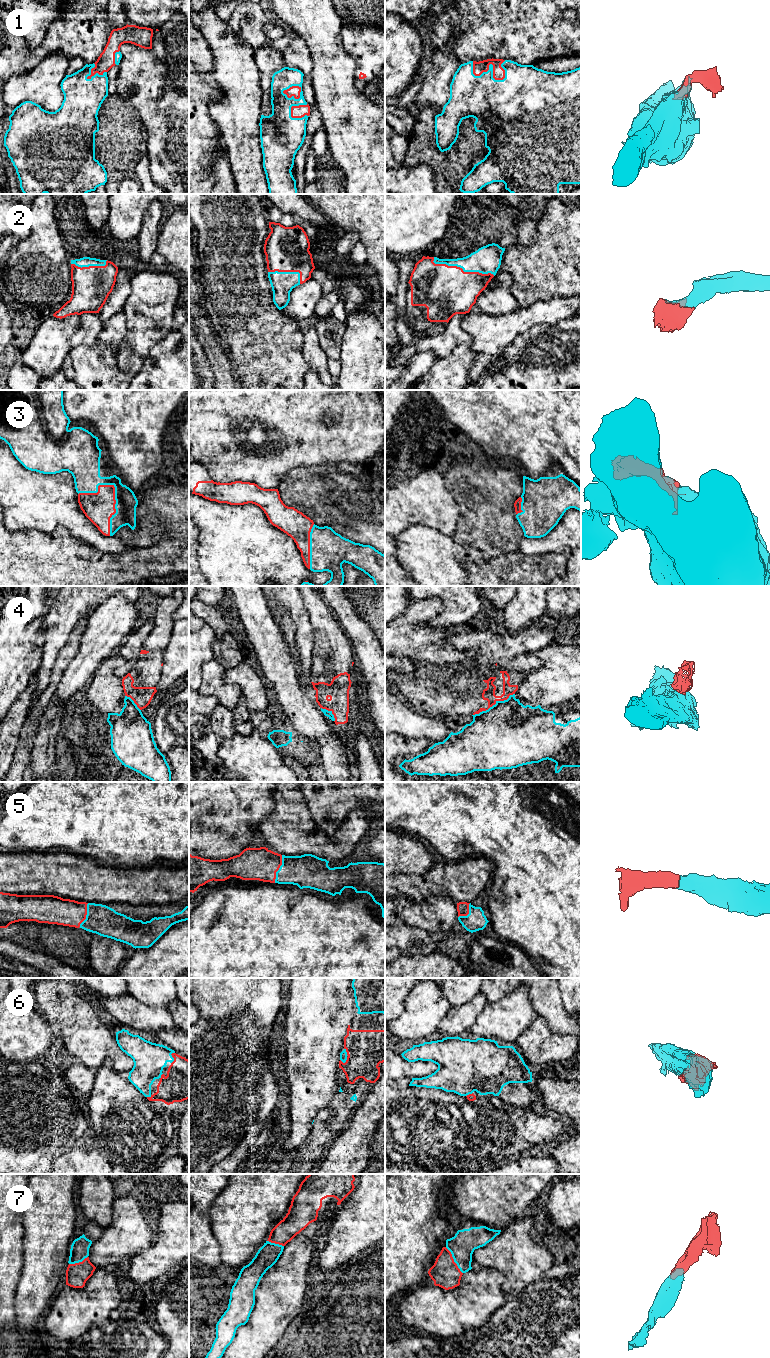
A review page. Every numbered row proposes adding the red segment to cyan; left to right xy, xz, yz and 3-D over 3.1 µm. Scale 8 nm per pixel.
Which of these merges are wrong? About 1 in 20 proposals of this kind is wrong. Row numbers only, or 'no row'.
4

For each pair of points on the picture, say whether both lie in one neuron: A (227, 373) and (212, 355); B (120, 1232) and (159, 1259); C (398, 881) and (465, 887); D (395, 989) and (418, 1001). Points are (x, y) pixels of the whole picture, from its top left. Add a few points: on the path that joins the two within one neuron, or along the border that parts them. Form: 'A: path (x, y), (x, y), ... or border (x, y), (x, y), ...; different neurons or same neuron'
A: path (223, 369), (216, 359); same neuron
B: border (148, 1246), (136, 1252), (126, 1262); different neurons
C: path (415, 885), (448, 885); same neuron
D: border (413, 988), (404, 1000), (404, 1010), (397, 1017); different neurons

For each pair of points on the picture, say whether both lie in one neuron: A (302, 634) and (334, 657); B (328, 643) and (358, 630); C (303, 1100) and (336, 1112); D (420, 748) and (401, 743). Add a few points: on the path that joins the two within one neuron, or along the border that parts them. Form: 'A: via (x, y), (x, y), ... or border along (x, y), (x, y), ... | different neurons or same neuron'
A: border along (309, 619), (313, 632), (312, 665) | different neurons
B: border along (334, 615), (349, 639), (355, 657) | different neurons
C: border along (338, 1091), (333, 1099), (313, 1119) | different neurons
D: via (415, 747), (406, 747) | same neuron

